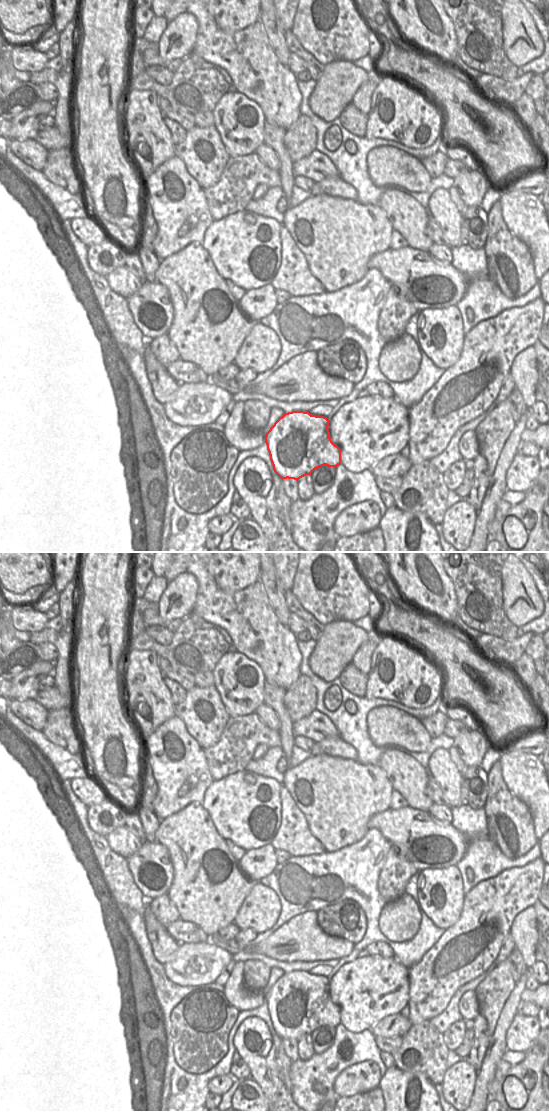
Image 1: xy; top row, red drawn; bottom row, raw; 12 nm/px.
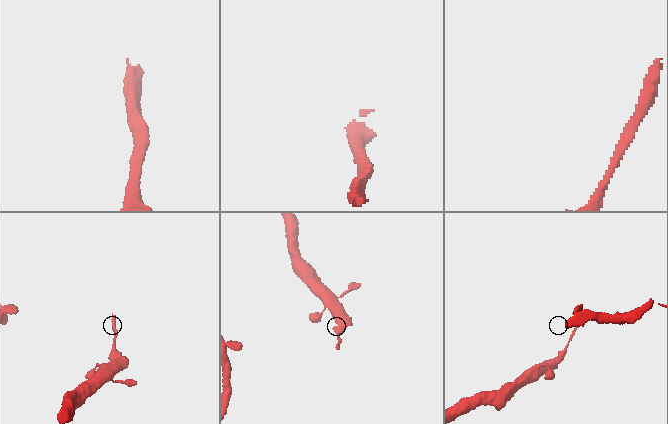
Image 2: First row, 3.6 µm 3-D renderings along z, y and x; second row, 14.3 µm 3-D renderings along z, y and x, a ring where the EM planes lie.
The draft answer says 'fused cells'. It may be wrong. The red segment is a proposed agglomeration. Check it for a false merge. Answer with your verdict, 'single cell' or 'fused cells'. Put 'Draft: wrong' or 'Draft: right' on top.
Draft: right
fused cells

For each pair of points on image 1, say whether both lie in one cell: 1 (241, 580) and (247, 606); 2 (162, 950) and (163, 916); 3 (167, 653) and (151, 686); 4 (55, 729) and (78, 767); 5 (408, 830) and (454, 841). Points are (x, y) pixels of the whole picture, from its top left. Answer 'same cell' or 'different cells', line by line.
1: different cells
2: different cells
3: different cells
4: same cell
5: same cell

